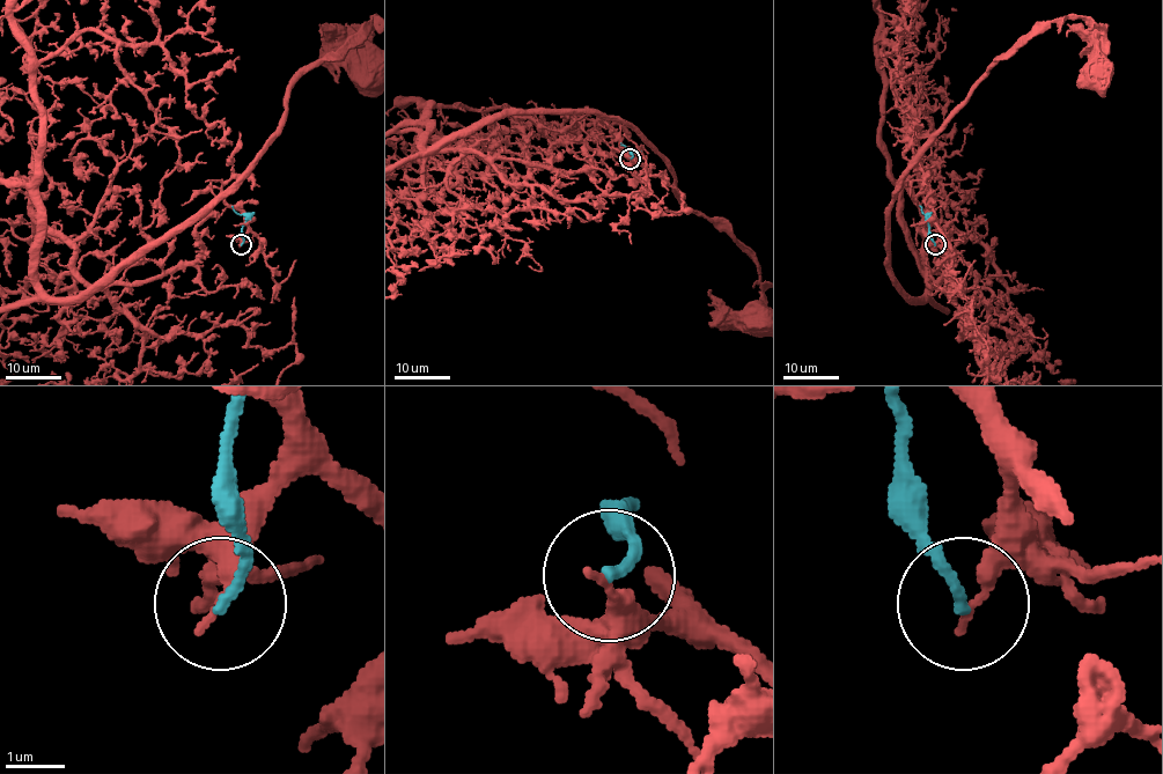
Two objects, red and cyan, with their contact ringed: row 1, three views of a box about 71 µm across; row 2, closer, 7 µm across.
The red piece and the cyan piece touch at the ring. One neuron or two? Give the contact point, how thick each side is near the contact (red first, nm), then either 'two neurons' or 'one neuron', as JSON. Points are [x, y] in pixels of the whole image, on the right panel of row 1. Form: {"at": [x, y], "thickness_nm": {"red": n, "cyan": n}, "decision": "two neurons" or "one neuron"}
{"at": [935, 244], "thickness_nm": {"red": 280, "cyan": 170}, "decision": "two neurons"}

